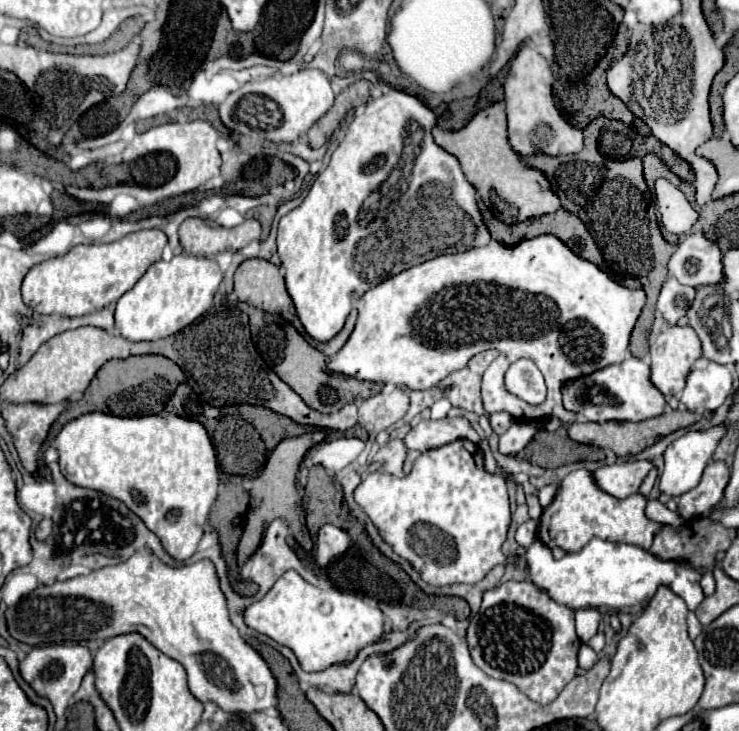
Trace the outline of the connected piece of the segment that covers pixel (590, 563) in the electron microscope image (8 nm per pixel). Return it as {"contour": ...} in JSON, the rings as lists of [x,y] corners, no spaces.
{"contour":[[[594,537],[582,551],[566,553],[560,561],[554,561],[552,551],[542,541],[534,541],[526,551],[526,561],[532,583],[546,589],[556,603],[568,605],[570,609],[610,607],[616,613],[642,613],[662,585],[672,587],[672,591],[686,601],[690,611],[704,599],[700,587],[702,573],[694,565],[684,559],[660,559],[638,545]]]}

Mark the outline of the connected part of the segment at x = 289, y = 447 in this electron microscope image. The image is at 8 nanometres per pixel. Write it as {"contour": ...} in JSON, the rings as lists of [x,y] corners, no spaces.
{"contour":[[[316,429],[310,431],[306,435],[300,437],[288,437],[284,441],[280,441],[276,445],[276,449],[272,451],[272,455],[268,457],[262,473],[254,479],[254,485],[250,489],[250,511],[248,511],[248,521],[246,521],[246,529],[244,535],[240,539],[238,545],[238,565],[242,567],[242,563],[260,547],[260,537],[264,533],[264,529],[268,527],[268,523],[272,523],[274,519],[286,519],[296,535],[298,541],[302,541],[302,531],[304,531],[304,509],[302,509],[302,499],[298,495],[296,489],[296,473],[298,467],[306,455],[306,451],[318,443],[322,443],[326,439],[326,431]]]}

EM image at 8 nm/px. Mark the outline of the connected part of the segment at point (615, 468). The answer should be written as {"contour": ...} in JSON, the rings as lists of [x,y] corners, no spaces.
{"contour":[[[622,461],[616,465],[606,465],[594,471],[598,487],[618,499],[638,493],[642,481],[652,469],[652,461]]]}

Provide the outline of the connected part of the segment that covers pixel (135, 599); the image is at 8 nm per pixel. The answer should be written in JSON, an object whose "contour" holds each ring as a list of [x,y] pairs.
{"contour":[[[142,547],[128,561],[122,561],[118,565],[102,567],[88,575],[78,575],[34,589],[20,603],[6,609],[6,625],[16,641],[34,647],[42,643],[80,643],[88,639],[110,639],[114,635],[138,631],[162,653],[184,665],[188,673],[188,687],[198,701],[212,701],[228,713],[256,713],[268,707],[278,707],[278,683],[260,653],[252,649],[240,637],[238,629],[230,623],[226,597],[220,589],[216,567],[210,559],[202,559],[192,565],[170,567],[162,563],[152,549]]]}

